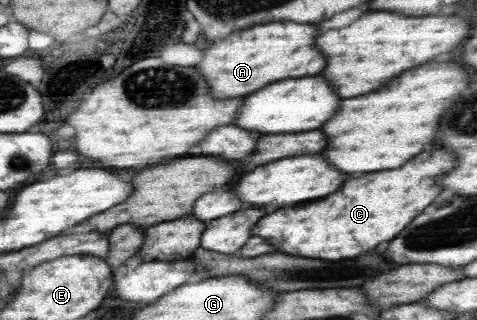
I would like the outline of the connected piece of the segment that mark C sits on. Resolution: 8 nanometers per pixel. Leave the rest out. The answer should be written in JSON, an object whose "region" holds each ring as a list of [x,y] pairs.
{"region":[[[434,149],[432,157],[428,151],[424,151],[420,157],[416,157],[416,161],[402,165],[398,171],[392,169],[366,173],[364,177],[348,179],[348,185],[344,185],[340,193],[332,193],[332,197],[264,215],[252,229],[252,235],[260,235],[276,251],[288,255],[292,253],[296,257],[318,257],[328,261],[356,257],[374,249],[382,241],[394,239],[404,227],[408,227],[410,221],[438,197],[440,187],[432,179],[450,171],[452,165],[454,155],[448,151]]]}

